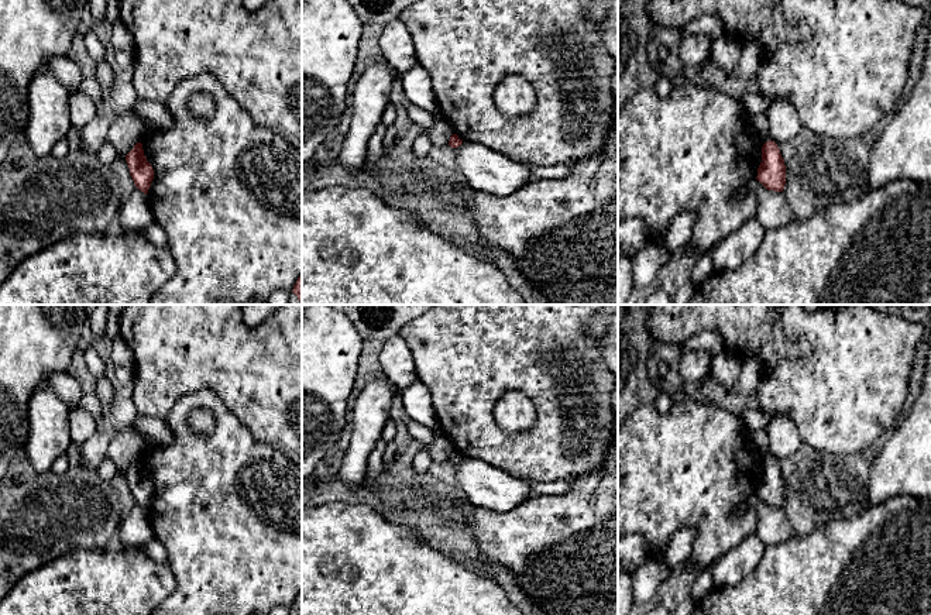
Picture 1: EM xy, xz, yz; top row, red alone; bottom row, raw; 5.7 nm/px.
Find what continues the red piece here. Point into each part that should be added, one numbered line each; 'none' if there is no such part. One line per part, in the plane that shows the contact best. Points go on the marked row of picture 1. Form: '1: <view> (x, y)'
none

